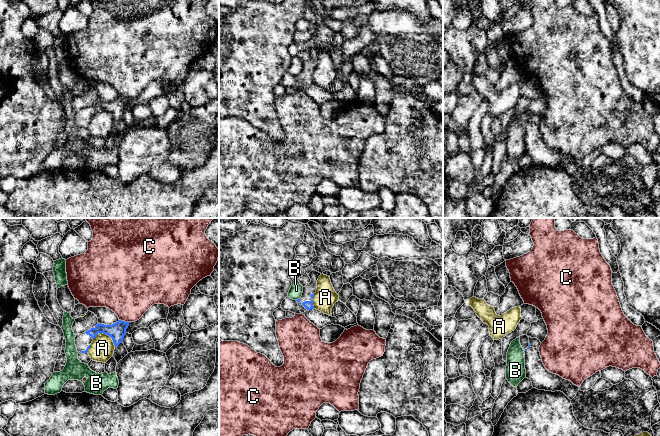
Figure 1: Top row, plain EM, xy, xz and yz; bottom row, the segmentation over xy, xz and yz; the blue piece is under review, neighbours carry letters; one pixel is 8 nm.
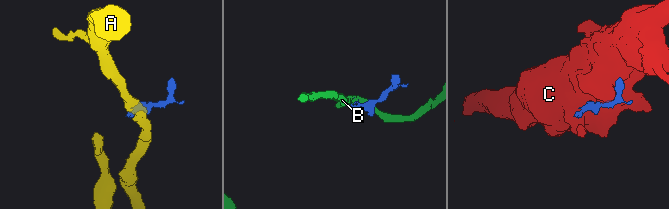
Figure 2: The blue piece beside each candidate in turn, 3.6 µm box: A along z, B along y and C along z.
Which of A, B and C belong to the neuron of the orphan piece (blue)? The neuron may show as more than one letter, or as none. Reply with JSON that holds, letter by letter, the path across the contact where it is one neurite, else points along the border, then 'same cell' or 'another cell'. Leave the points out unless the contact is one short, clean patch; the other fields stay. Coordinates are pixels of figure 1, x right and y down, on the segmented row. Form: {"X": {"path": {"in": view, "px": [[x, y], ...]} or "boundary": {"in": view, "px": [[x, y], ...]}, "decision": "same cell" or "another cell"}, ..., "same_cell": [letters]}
{"A": {"boundary": {"in": "xy", "px": [[93, 338], [98, 333], [105, 333], [111, 338], [115, 346]]}, "decision": "another cell"}, "B": {"boundary": {"in": "xz", "px": [[299, 298], [296, 300]]}, "decision": "another cell"}, "C": {"decision": "another cell"}, "same_cell": []}

